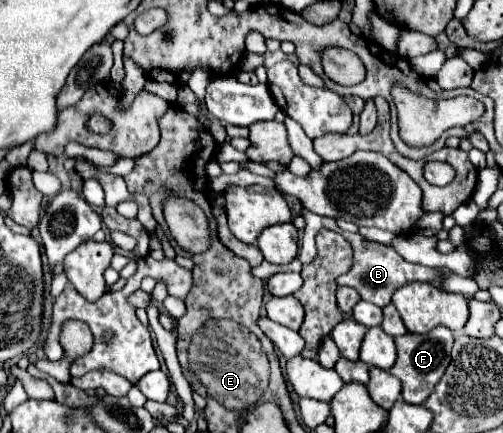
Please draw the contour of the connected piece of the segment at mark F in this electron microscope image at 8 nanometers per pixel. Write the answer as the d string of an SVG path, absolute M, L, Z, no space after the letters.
M437 326L425 334L403 334L395 338L397 342L397 362L389 370L393 376L397 376L403 384L401 396L409 404L423 404L427 396L433 392L435 384L445 374L445 368L451 362L451 348L453 348L453 332L445 326Z

